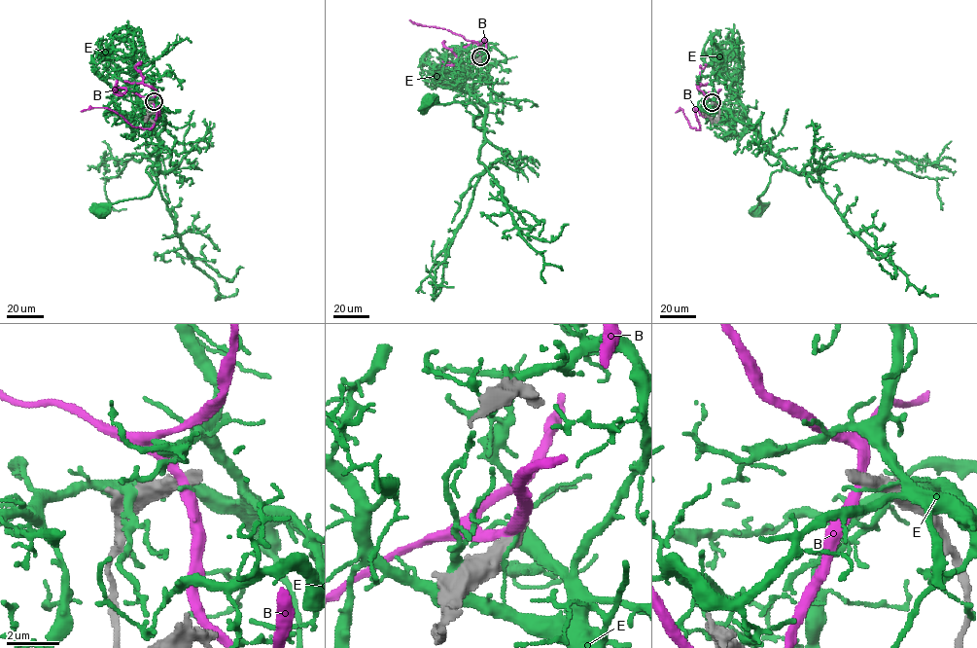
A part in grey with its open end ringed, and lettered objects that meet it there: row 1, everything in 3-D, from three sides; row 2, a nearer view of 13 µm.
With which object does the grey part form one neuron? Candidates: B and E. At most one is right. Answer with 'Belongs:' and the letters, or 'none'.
Belongs: none

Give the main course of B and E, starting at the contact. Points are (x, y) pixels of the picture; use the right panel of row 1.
B: (713, 103), (706, 116), (695, 108), (699, 126), (697, 129), (689, 126), (680, 108), (676, 113)
E: (714, 103), (755, 129), (797, 171), (808, 164), (823, 171), (850, 155), (888, 160), (934, 178), (941, 207)

